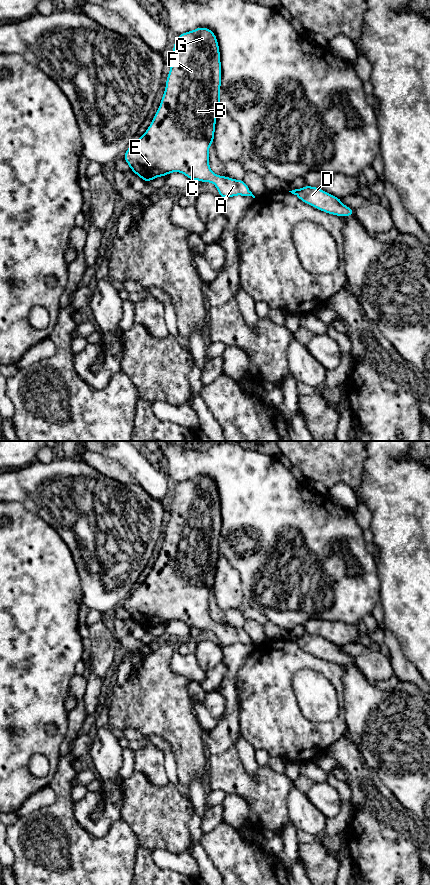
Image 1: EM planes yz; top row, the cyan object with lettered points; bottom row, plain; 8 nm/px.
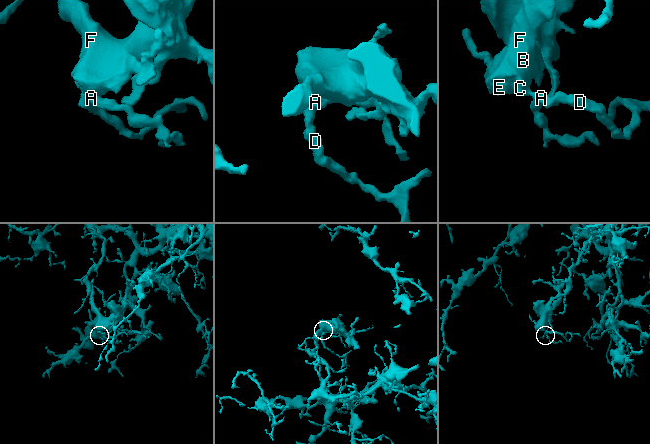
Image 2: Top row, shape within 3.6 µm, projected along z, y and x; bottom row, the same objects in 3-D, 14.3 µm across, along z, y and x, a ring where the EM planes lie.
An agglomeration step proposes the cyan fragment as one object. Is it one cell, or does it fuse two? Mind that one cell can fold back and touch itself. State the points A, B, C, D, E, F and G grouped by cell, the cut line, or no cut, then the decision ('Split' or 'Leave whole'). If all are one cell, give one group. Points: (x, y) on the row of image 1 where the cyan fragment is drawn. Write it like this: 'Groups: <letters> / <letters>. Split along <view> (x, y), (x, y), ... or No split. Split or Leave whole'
Groups: A B C D E F G. No split. Leave whole

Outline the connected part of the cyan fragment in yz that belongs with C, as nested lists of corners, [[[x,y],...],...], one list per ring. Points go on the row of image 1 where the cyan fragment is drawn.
[[[198,27],[178,35],[173,45],[172,64],[160,106],[143,136],[134,140],[122,155],[130,170],[146,183],[156,177],[165,177],[172,172],[180,172],[190,180],[214,183],[220,198],[230,198],[236,195],[255,198],[243,179],[235,180],[228,176],[216,175],[209,166],[209,146],[214,142],[216,118],[220,107],[221,76],[220,50],[218,40],[212,30],[207,27]]]

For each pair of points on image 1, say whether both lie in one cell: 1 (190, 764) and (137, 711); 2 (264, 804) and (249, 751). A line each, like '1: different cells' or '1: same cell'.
1: same cell
2: different cells

